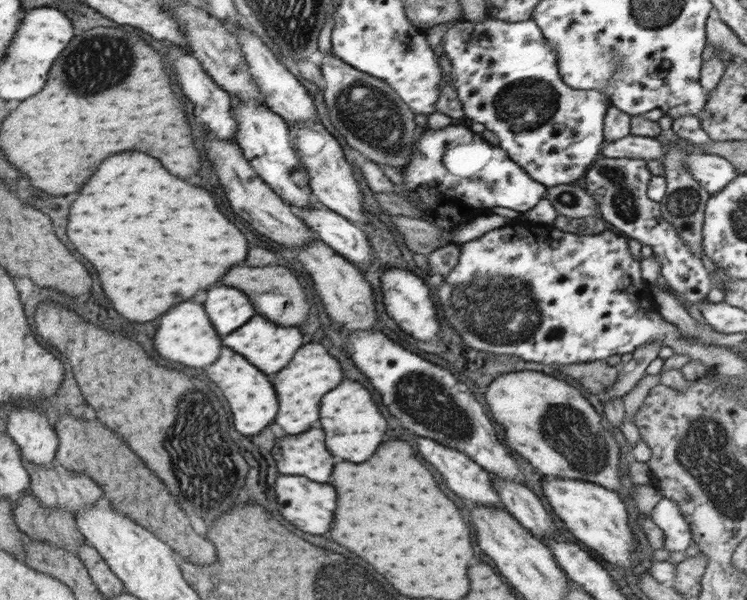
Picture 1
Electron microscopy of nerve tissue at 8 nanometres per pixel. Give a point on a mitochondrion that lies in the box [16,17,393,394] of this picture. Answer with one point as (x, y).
(89, 70)

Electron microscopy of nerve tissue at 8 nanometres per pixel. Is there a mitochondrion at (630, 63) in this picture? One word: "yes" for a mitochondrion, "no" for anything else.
no

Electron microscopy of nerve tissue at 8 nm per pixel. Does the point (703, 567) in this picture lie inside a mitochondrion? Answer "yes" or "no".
no

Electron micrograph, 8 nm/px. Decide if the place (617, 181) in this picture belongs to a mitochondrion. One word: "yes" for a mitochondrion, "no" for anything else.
yes

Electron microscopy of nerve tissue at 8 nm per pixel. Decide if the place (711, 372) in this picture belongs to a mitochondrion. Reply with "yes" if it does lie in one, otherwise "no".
no

